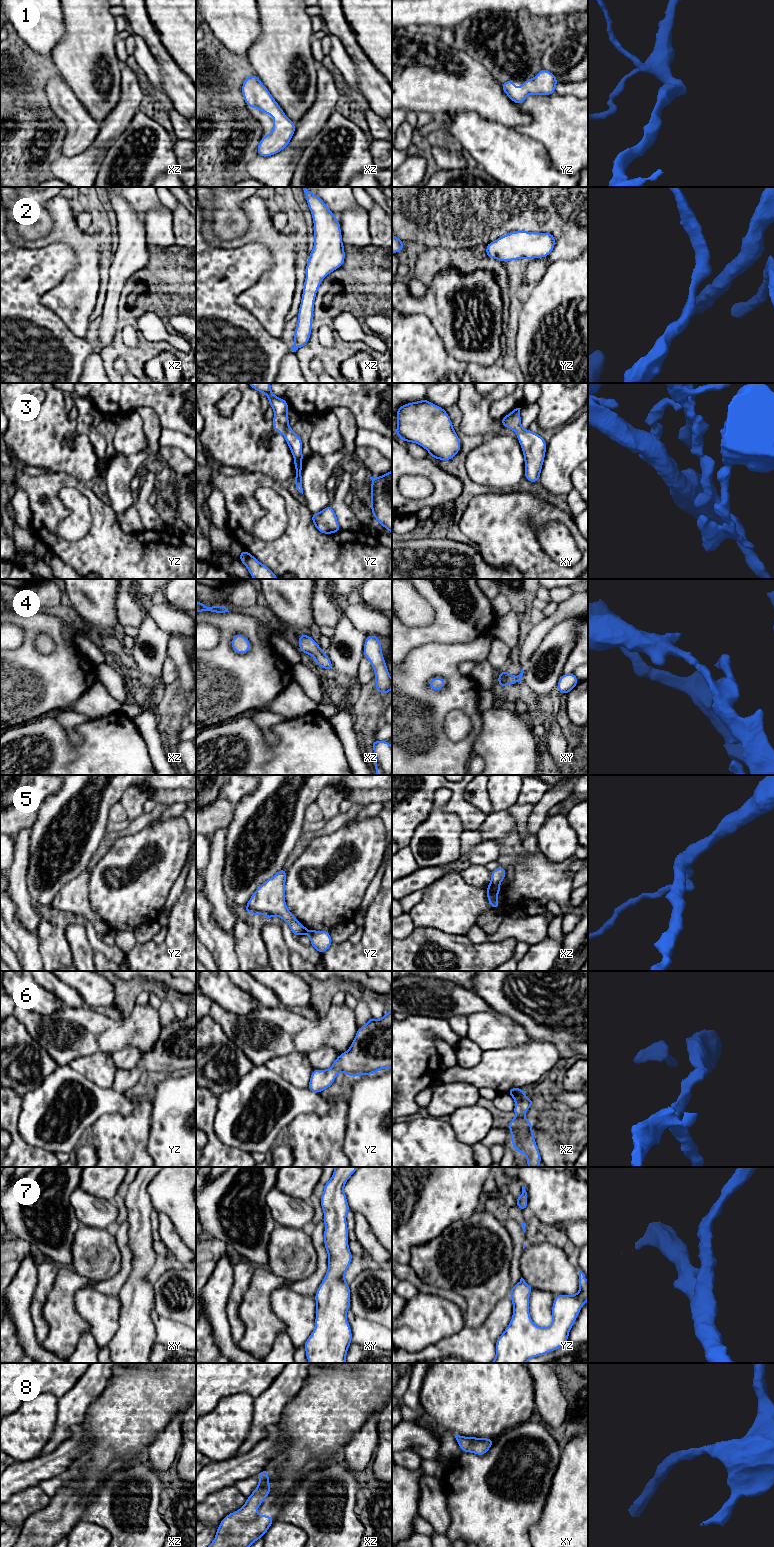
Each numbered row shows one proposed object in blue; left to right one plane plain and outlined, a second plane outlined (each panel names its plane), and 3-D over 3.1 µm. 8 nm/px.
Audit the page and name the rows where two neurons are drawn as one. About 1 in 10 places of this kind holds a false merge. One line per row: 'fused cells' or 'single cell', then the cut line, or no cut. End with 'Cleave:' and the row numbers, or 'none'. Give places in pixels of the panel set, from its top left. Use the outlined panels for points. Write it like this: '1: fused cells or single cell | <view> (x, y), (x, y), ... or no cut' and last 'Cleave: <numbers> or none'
1: single cell | no cut
2: single cell | no cut
3: single cell | no cut
4: single cell | no cut
5: fused cells | xz (490, 883), (498, 886)
6: single cell | no cut
7: single cell | no cut
8: single cell | no cut
Cleave: 5

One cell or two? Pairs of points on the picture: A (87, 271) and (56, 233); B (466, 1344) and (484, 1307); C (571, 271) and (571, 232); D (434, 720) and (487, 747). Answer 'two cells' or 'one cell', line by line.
A: one cell
B: two cells
C: two cells
D: two cells

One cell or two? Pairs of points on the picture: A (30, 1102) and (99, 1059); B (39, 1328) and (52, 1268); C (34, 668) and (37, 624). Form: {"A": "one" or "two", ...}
{"A": "two", "B": "one", "C": "one"}

